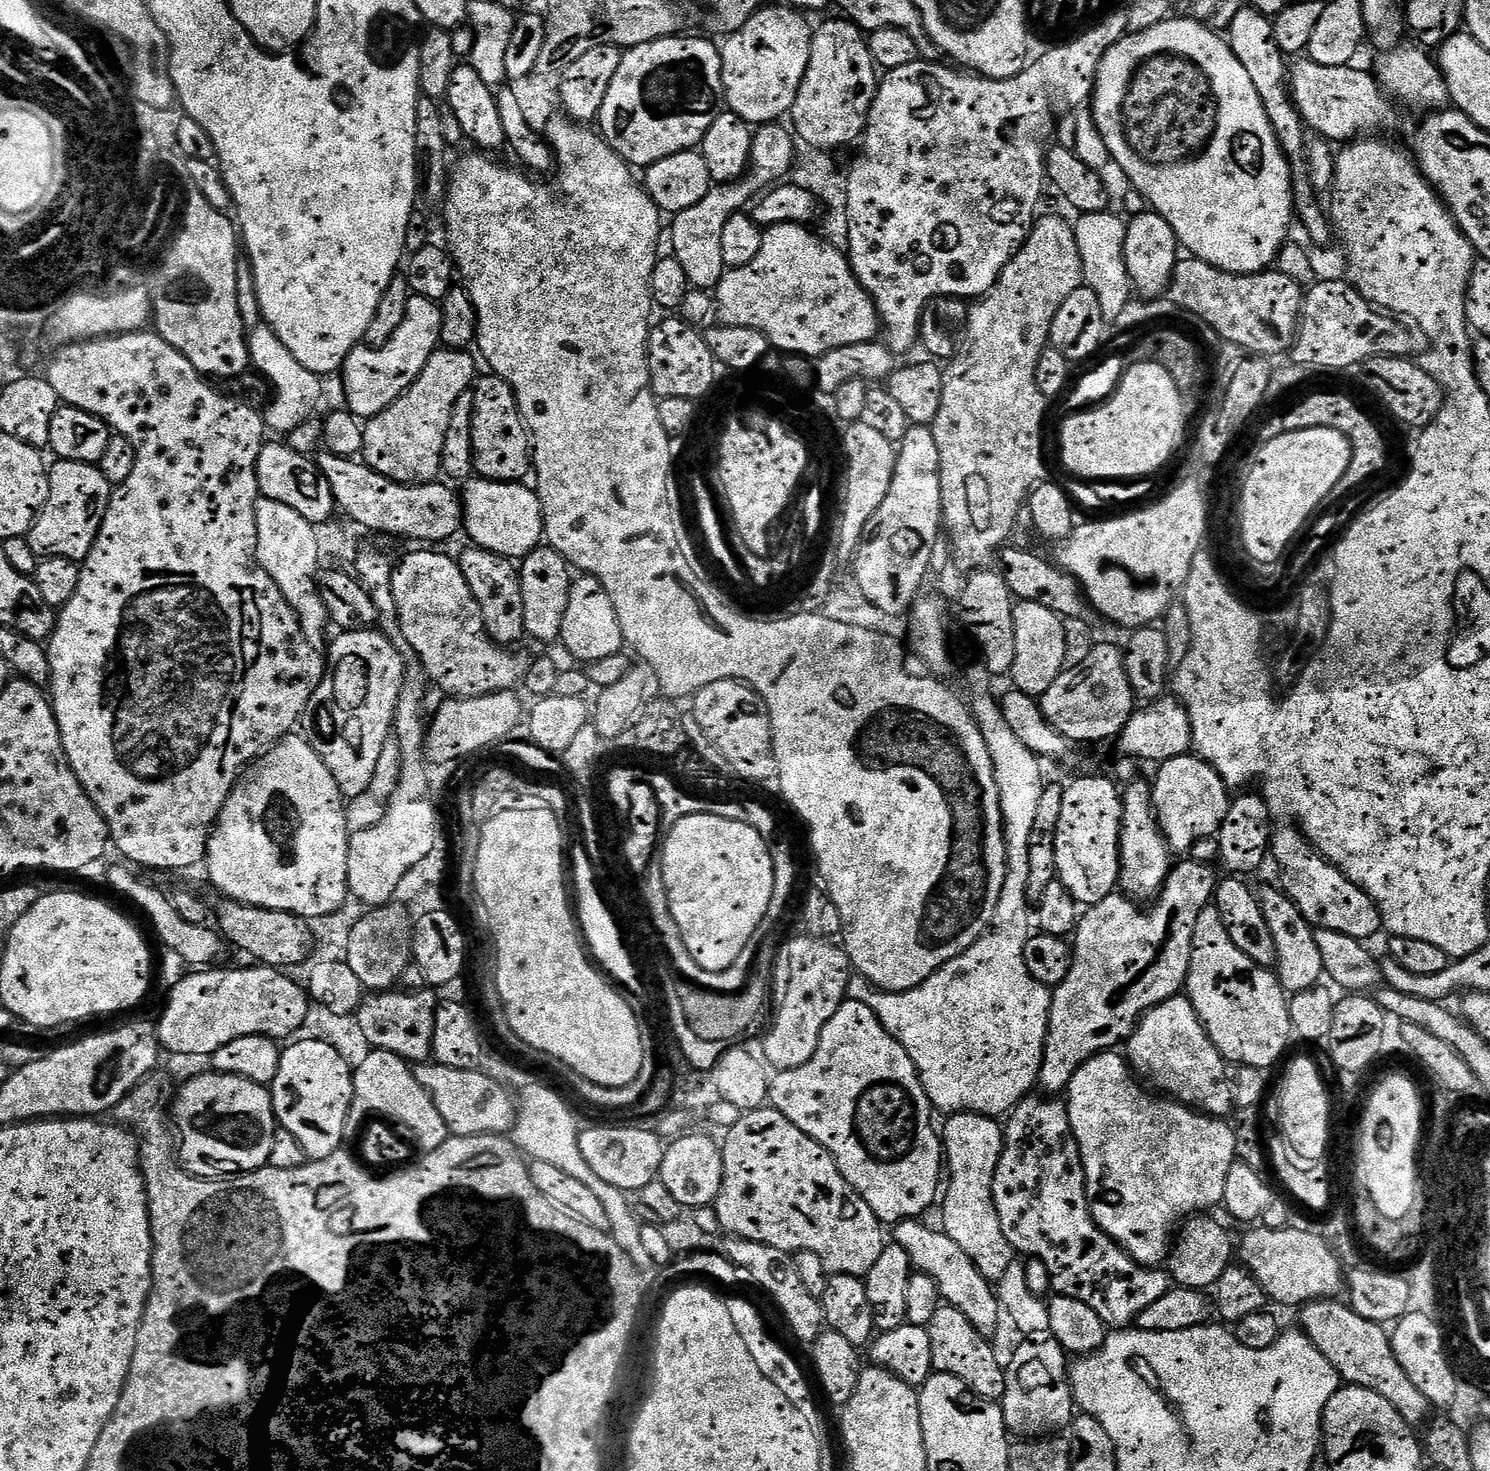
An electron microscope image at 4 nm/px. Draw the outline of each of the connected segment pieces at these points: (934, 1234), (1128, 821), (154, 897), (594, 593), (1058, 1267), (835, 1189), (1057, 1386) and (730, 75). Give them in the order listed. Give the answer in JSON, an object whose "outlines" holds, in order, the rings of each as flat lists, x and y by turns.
{"outlines":[[[919,1219,900,1221,894,1228,894,1242,902,1246,902,1250,906,1250,915,1271,924,1272,934,1278,940,1291,940,1299,947,1307,962,1310,962,1314,966,1314,966,1318,974,1322,974,1330,978,1330,978,1334,992,1338,998,1326,1001,1306,997,1289,989,1280,982,1278,982,1274,978,1274,978,1266,970,1262,970,1258,958,1247,954,1238,950,1238,939,1227,927,1228,920,1223,924,1222]],[[1137,778,1123,789,1122,795,1124,828,1120,832,1119,887,1131,899,1137,902,1148,902,1169,883,1170,873,1174,867,1174,853,1168,847,1167,838,1157,827,1156,811,1152,805,1151,783,1147,779,1144,781,1143,778]],[[112,868,108,872,108,884,116,892,121,892,128,900,133,900,142,911,148,915,148,920,152,923,152,928,156,931,156,936,177,956,180,960,192,964,193,969,204,970,209,966,215,965,224,956,224,948,226,949,226,941,215,927,203,924,202,926,194,926,191,922,185,922,183,918,178,918,178,910,174,910,174,906,170,906,170,895,167,891,163,892,160,888,155,888,152,884,147,884,144,880,139,880,133,869,128,868]],[[580,574,573,579,559,643,576,659,573,661,584,666,610,658,610,654,618,654,625,647,622,626,618,626,618,614,614,614,614,602,610,602,610,594,606,594,596,576]],[[1036,1095,1025,1096,1004,1124,1004,1149,994,1174,994,1206,998,1210,998,1222,1002,1222,1002,1234,1006,1234,1006,1242,1010,1242,1019,1255,1021,1252,1024,1258,1041,1260,1045,1264,1055,1295,1086,1302,1109,1329,1127,1329,1135,1325,1138,1314,1142,1314,1146,1306,1158,1302,1158,1298,1168,1292,1170,1277,1160,1268,1147,1268,1134,1262,1134,1258,1123,1252,1094,1222,1082,1154,1072,1133,1067,1103,1060,1098]],[[771,1106,756,1108,741,1115,733,1128,723,1133,722,1139,722,1186,714,1205,715,1223,725,1228,728,1236,762,1242,789,1254,809,1252,822,1258,829,1274,867,1276,874,1262,878,1262,886,1243,885,1225,866,1206,859,1194,846,1182,838,1170,834,1158,814,1138,802,1134,790,1118]],[[1055,1339,1044,1342,1025,1340,1005,1369,1006,1394,1000,1401,1004,1424,1009,1433,1024,1434,1034,1440,1067,1429,1074,1418,1076,1407,1072,1397,1070,1368,1067,1353]],[[791,6,785,8,761,7,736,32,727,37,728,40,720,48,722,58,722,86,727,111,738,114,747,124,759,126,779,121,791,113,794,98,798,94,798,86,802,86,802,78,806,74,806,66,810,62,810,46,812,45,813,25,808,25,809,17,803,11]]]}

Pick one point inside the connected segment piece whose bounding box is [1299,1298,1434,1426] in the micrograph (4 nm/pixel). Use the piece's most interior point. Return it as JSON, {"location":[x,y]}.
{"location":[1361,1352]}

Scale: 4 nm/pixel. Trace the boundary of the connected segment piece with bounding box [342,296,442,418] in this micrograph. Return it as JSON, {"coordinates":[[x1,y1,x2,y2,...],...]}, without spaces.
{"coordinates":[[412,296,406,306,406,318,402,318,402,326,394,333,394,338,381,348,358,346,346,358,342,369,344,376,344,400,347,411,361,418,371,418,382,414,386,406,390,406,422,374,422,366,437,348,441,347,442,310,437,301,421,296]]}

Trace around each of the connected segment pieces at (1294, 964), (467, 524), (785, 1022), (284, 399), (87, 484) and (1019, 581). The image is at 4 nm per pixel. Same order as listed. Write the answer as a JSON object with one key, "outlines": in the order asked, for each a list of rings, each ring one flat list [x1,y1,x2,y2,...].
{"outlines":[[[1268,886,1263,891,1260,890,1258,895,1267,926,1274,934,1275,945,1278,949,1276,973,1285,993,1296,995,1302,990,1317,987,1325,979,1326,973,1322,966,1322,953,1318,951,1316,929,1310,922,1306,922,1301,911,1281,889]],[[473,478,463,485,462,500,466,505,463,531,473,545,506,559,519,562,529,556,544,540,542,502,527,483,507,484,497,480]],[[801,934,794,937,785,948,783,945,782,964,783,960,788,971,784,976,784,993,776,1008,776,1021,764,1040,762,1056,773,1069,785,1072,806,1066,806,1062,814,1058,818,1038,822,1038,822,1030,826,1030,826,1022,830,1022,830,1018,834,1018,844,1005,854,969,843,947,823,936]],[[261,326,251,329,251,331,247,333,247,343,248,352,251,356,251,367,267,381,271,391,274,393,266,408,266,410,268,410,268,412,266,411,267,427,271,429,271,431,273,428,276,432,287,434,294,431,298,426,309,423,309,421,313,419,312,411,315,410,316,403,320,400,321,377,315,376,310,370,306,370,302,366,302,362,298,362,298,358,294,358,294,354,290,354,290,350,286,350,286,346,282,346,278,334,274,334,272,328]],[[57,459,55,463,51,465,48,474,50,478,48,501,37,514,36,521,32,523,32,528,27,534,30,550,34,550,37,558,49,556,83,562,98,538,98,530,102,526,102,518,106,518,114,486,95,464,61,459]],[[1005,546,998,553,998,571,1004,577,1004,581,1013,597,1017,601,1038,602,1038,606,1046,606,1046,610,1054,610,1064,620,1070,618,1082,618,1091,621,1094,616,1093,609,1084,594,1084,587,1059,564,1048,560,1044,556,1035,556,1028,548,1012,548]]]}

